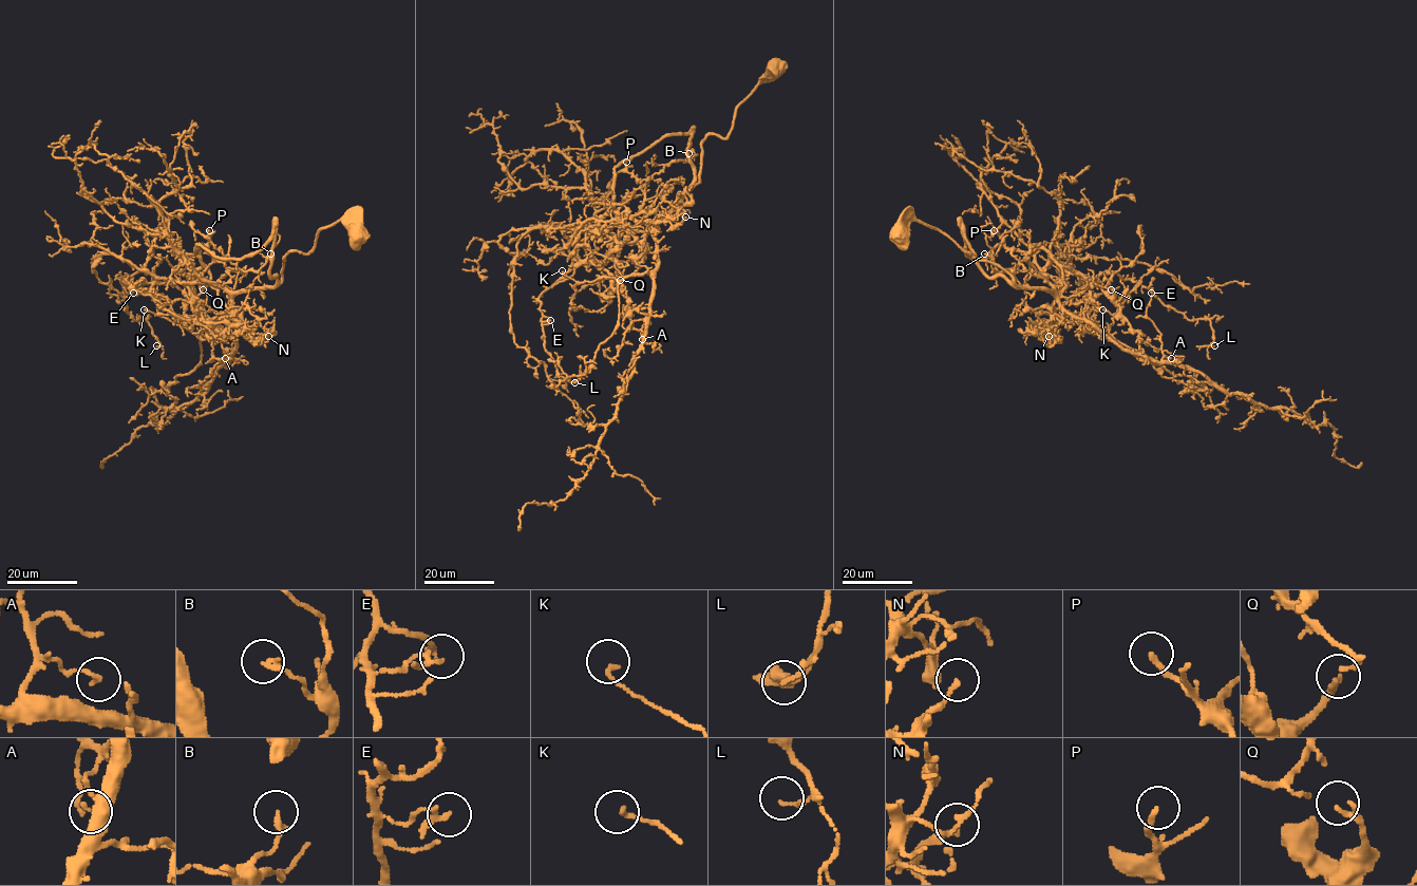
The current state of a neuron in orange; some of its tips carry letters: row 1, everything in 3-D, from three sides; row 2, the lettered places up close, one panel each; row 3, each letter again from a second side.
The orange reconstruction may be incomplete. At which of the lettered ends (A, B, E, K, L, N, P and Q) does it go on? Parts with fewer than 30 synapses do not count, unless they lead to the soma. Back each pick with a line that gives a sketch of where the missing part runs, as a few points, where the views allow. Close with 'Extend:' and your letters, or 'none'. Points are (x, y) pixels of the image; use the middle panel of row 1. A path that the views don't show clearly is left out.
P: (626, 162), (623, 155), (598, 155), (592, 150), (596, 143), (604, 144)
Extend: P

